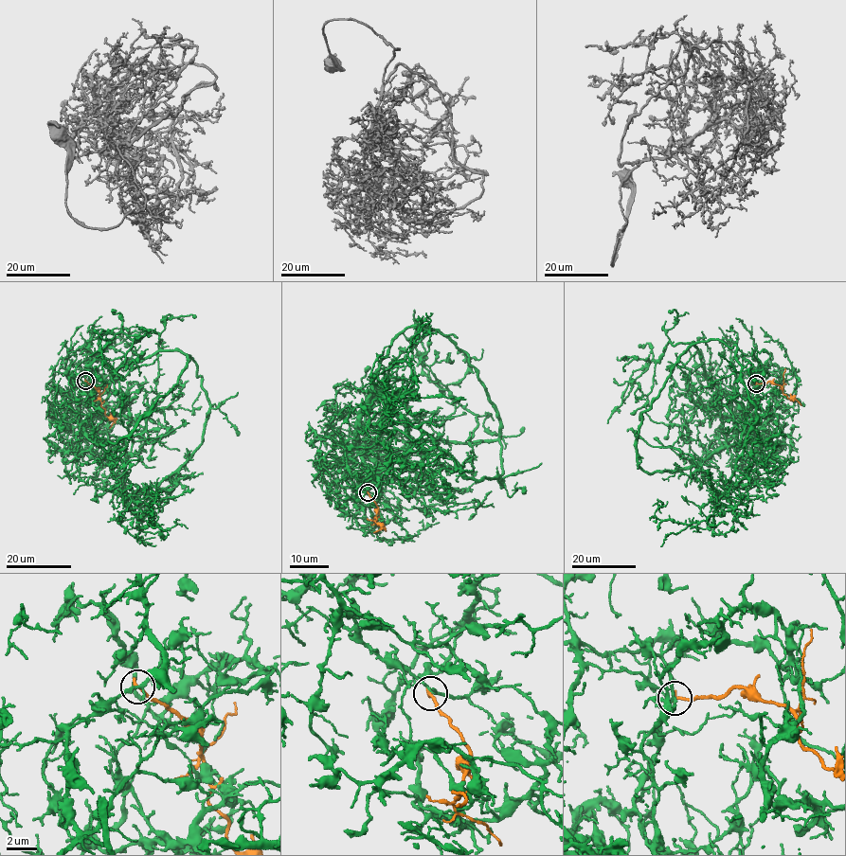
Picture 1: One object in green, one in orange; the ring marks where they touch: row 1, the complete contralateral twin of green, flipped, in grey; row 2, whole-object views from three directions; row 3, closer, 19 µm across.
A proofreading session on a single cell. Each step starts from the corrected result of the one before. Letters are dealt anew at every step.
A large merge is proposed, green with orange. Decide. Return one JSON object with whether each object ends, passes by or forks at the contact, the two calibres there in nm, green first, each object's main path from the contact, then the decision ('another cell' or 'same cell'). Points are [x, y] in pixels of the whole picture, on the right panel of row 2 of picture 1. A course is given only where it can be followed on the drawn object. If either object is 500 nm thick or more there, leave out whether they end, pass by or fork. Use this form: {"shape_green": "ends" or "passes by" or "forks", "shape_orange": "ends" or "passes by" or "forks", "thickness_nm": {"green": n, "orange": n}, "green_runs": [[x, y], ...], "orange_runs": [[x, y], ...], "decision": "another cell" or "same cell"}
{"shape_green": "passes by", "shape_orange": "ends", "thickness_nm": {"green": 200, "orange": 260}, "green_runs": [[756, 383], [751, 423], [737, 432], [697, 348], [669, 342], [635, 370], [607, 423]], "orange_runs": [[756, 383], [771, 381], [781, 385], [788, 398], [795, 399], [801, 404]], "decision": "another cell"}

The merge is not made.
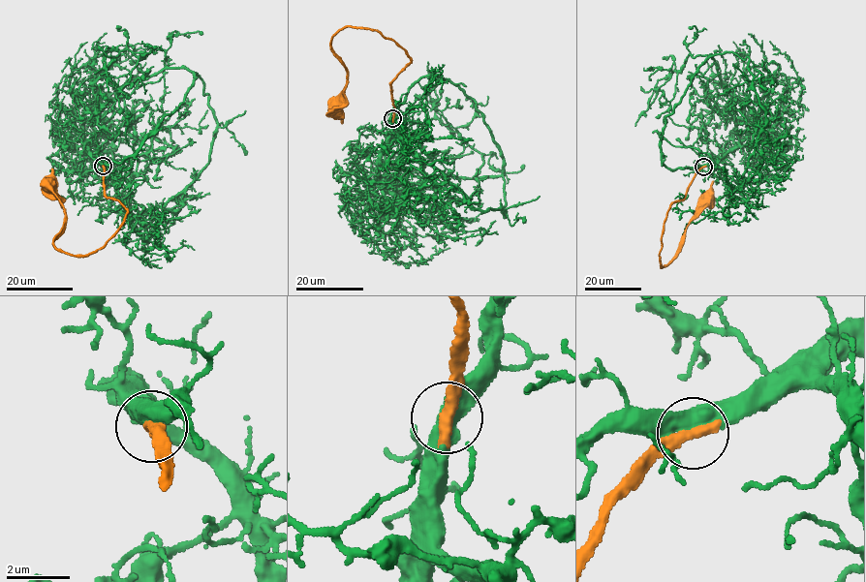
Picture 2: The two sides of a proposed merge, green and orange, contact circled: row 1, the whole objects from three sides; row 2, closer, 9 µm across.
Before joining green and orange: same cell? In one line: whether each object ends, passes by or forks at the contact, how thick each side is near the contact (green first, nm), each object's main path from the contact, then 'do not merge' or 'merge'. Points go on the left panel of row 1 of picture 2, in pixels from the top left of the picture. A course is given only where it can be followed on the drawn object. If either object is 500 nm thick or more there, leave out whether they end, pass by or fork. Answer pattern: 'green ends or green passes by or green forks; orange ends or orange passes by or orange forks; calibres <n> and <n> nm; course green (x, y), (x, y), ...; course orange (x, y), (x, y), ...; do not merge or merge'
calibres 550 and 480 nm; course green (103, 166), (88, 150), (93, 122), (123, 86), (165, 68), (165, 52), (135, 56), (108, 46), (108, 91); course orange (103, 166), (105, 195), (126, 214), (107, 244), (84, 256), (54, 245), (65, 213), (48, 182); merge

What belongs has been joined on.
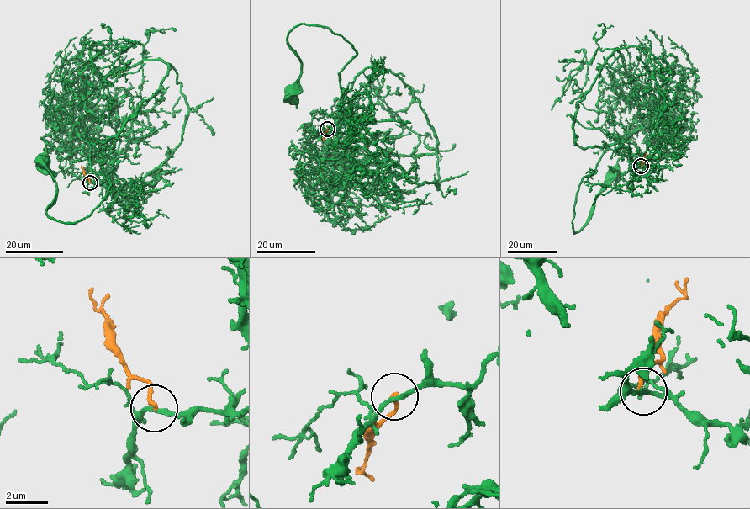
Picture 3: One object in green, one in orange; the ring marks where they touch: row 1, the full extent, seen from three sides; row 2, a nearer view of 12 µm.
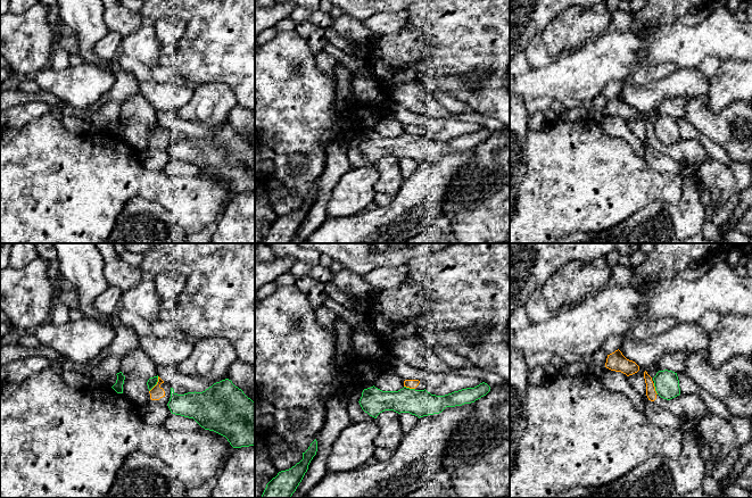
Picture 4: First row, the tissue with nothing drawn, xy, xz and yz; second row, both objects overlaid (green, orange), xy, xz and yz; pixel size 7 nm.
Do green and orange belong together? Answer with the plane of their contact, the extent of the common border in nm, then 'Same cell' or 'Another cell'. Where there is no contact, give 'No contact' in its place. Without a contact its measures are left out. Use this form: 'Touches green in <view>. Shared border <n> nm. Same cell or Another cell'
Touches green in xy. Shared border 130 nm. Another cell

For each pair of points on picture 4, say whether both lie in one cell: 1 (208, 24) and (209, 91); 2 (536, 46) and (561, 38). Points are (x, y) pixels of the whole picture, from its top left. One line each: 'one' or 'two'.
1: two
2: two

